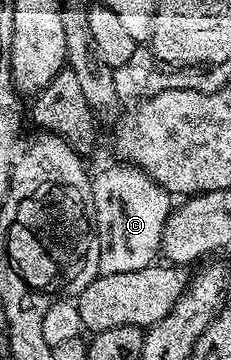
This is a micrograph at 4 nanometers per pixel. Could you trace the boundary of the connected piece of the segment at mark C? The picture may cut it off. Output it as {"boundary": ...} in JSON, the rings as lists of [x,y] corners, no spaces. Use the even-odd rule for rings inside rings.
{"boundary":[[[115,163],[93,176],[93,205],[100,241],[99,272],[135,272],[151,266],[161,250],[163,225],[172,210],[172,197],[133,164]]]}

